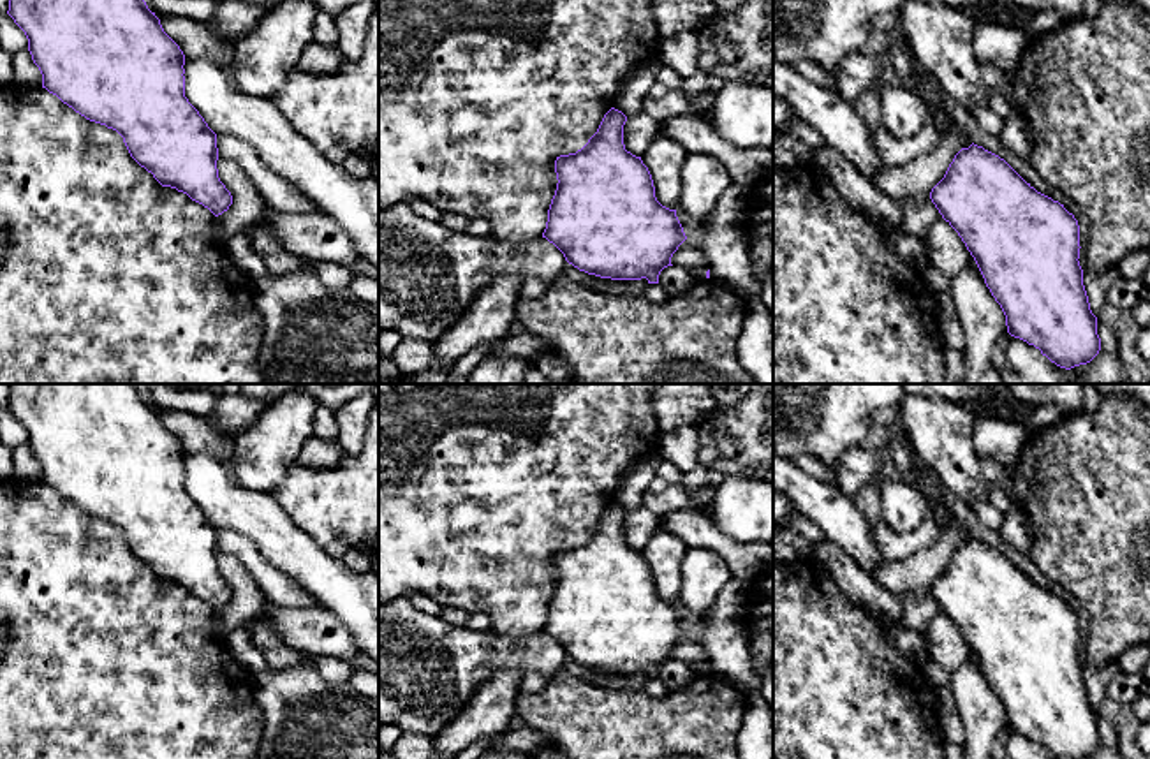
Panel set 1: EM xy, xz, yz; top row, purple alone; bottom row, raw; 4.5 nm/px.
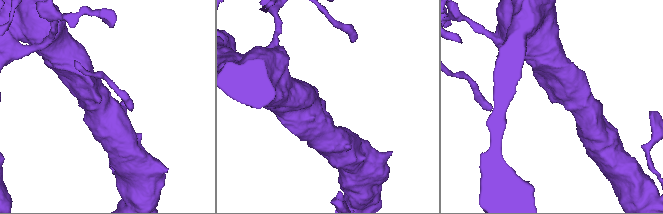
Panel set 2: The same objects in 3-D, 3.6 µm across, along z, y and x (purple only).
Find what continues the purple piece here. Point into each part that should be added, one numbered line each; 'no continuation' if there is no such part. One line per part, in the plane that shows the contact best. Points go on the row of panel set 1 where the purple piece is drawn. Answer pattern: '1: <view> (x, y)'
no continuation

